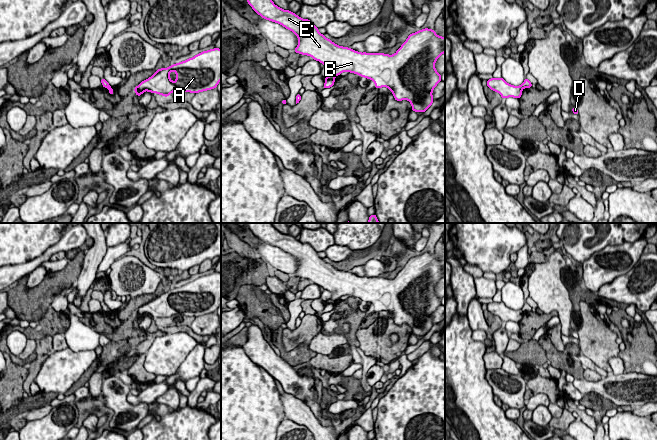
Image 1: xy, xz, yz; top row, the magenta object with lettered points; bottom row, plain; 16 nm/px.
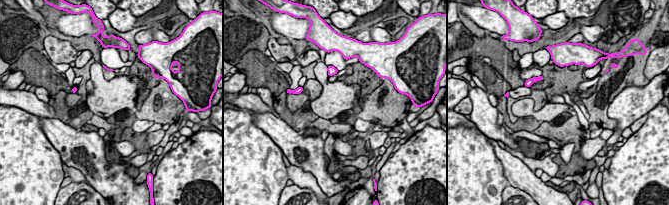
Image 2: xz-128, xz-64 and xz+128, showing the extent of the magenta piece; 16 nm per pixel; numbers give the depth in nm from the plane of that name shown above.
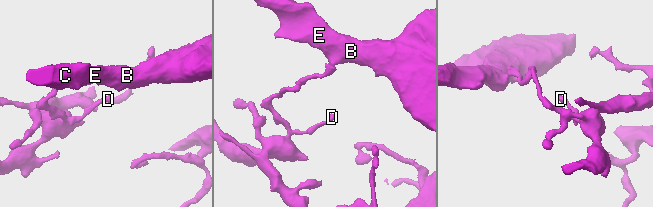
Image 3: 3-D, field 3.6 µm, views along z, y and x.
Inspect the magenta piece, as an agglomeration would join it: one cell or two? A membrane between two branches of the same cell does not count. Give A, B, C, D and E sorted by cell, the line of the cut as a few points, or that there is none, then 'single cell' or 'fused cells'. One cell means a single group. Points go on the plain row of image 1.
A B C E / D; cut in xz along (330, 299), (334, 301); fused cells

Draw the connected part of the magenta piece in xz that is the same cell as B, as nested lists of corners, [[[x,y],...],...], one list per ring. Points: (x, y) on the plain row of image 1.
[[[246,223],[253,234],[262,242],[276,246],[296,258],[298,270],[296,277],[311,280],[324,290],[332,293],[331,300],[349,295],[361,301],[371,303],[375,312],[388,311],[394,323],[408,324],[412,328],[412,335],[425,336],[433,327],[432,315],[442,305],[441,299],[435,293],[435,285],[445,276],[445,261],[437,260],[435,253],[425,252],[410,258],[407,264],[394,279],[383,277],[360,277],[349,271],[338,270],[318,255],[318,252],[308,243],[302,243],[295,237],[276,230],[271,223]]]

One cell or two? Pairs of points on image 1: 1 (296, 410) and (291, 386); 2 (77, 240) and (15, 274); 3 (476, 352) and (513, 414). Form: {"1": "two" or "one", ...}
{"1": "two", "2": "one", "3": "two"}

